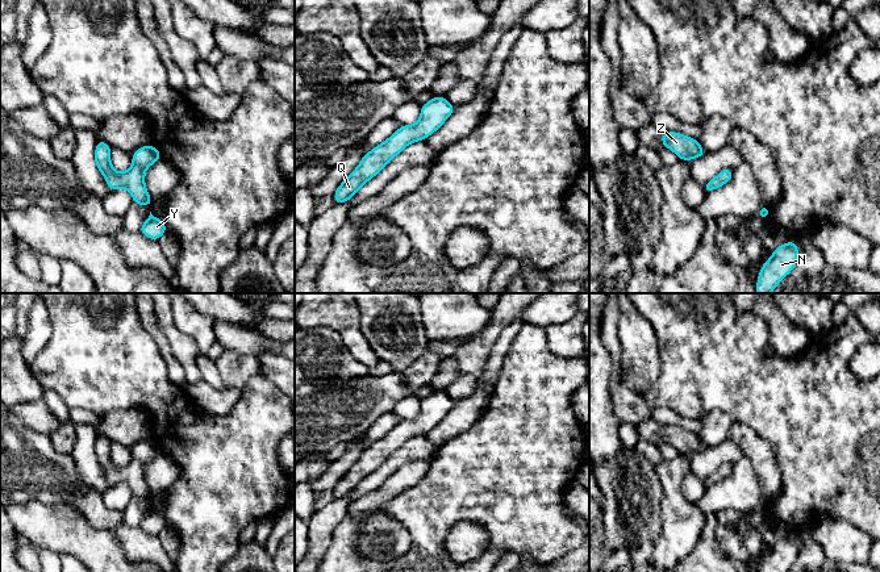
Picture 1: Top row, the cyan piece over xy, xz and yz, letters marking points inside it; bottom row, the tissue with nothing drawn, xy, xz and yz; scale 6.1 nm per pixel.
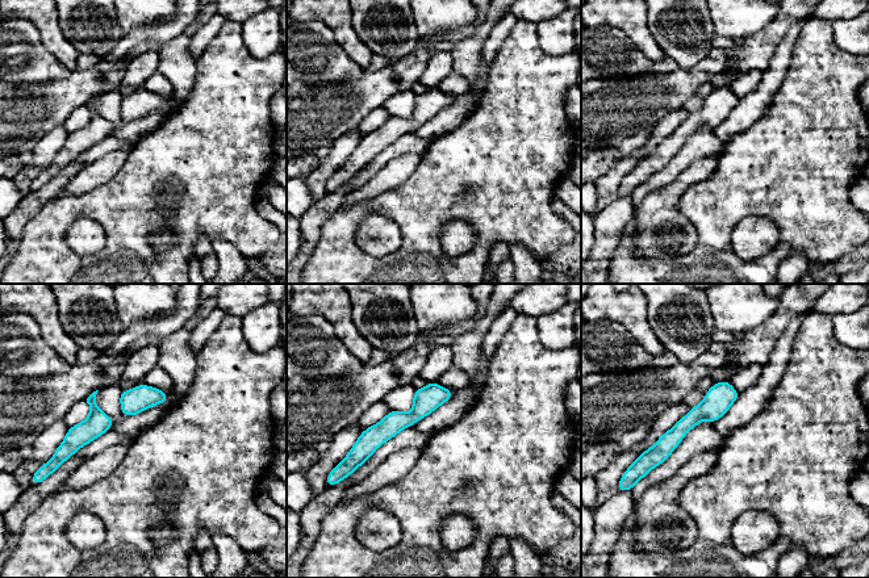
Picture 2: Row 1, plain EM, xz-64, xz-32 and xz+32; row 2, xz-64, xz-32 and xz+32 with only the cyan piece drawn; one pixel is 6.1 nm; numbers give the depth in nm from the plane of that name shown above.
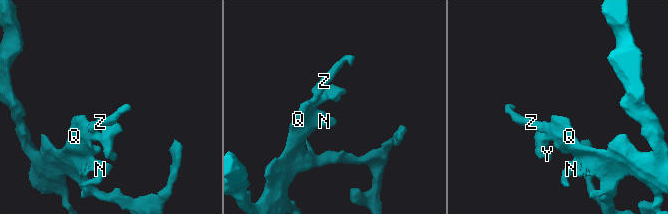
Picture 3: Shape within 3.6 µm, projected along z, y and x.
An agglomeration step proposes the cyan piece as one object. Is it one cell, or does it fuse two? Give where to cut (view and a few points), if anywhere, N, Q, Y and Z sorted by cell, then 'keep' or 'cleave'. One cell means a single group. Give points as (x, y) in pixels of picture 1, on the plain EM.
cut none; groups N Q Y Z; keep

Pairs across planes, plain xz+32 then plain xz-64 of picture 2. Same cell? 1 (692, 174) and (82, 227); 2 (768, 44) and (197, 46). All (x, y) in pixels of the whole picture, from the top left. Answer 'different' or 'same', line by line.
1: same
2: different

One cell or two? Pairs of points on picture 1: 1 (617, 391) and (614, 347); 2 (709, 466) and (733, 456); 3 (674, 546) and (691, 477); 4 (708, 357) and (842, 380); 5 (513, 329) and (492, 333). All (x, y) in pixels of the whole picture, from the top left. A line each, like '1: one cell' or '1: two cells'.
1: one cell
2: one cell
3: two cells
4: one cell
5: two cells

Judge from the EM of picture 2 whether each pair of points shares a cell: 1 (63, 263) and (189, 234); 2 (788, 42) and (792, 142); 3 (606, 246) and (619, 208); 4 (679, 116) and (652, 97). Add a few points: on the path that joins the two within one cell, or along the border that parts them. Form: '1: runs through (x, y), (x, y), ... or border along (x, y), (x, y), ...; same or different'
1: runs through (95, 268), (158, 268), (161, 266); same
2: border along (799, 34), (785, 79), (775, 91); different
3: runs through (609, 237), (610, 223), (615, 217); same
4: border along (682, 107), (667, 114); different

